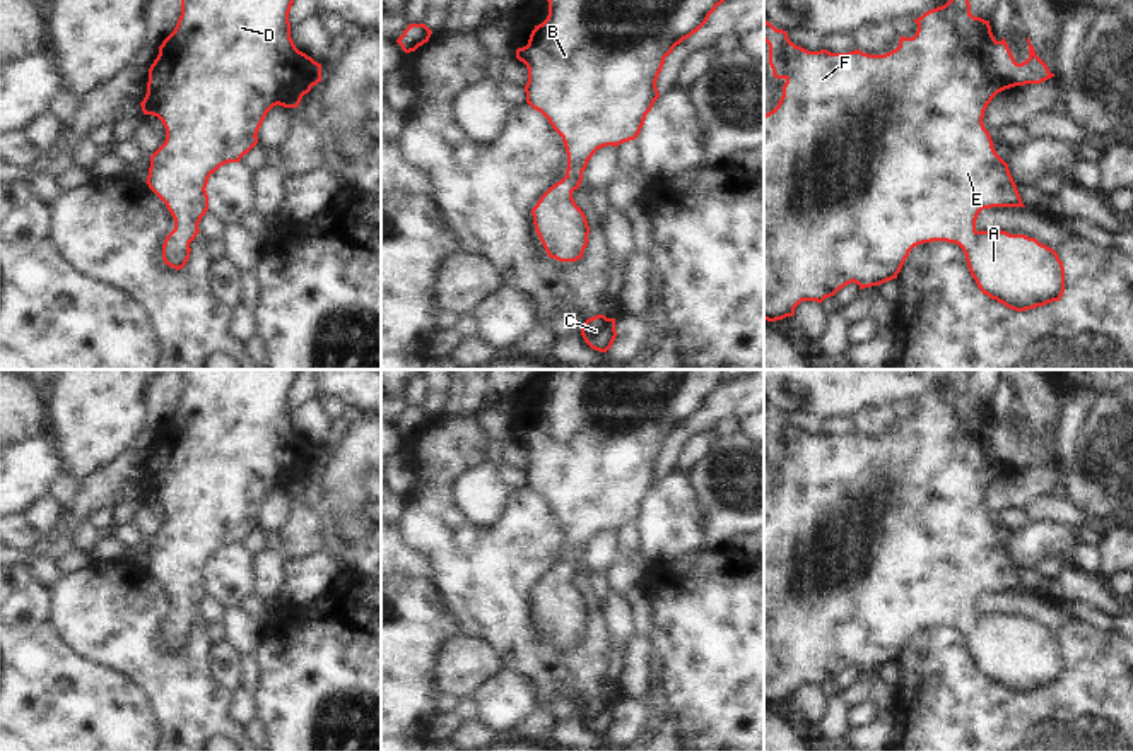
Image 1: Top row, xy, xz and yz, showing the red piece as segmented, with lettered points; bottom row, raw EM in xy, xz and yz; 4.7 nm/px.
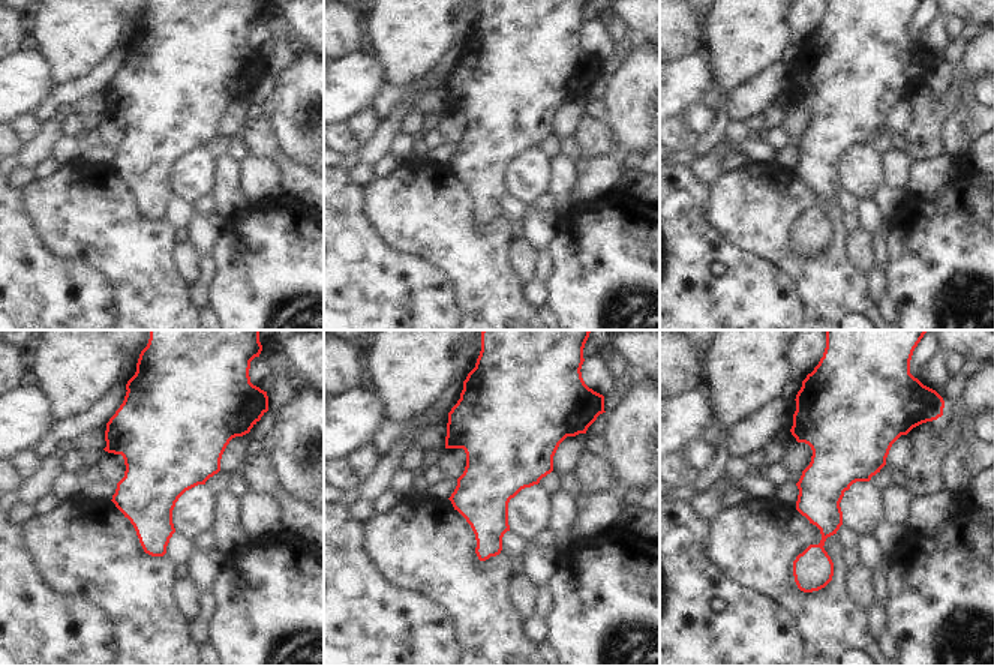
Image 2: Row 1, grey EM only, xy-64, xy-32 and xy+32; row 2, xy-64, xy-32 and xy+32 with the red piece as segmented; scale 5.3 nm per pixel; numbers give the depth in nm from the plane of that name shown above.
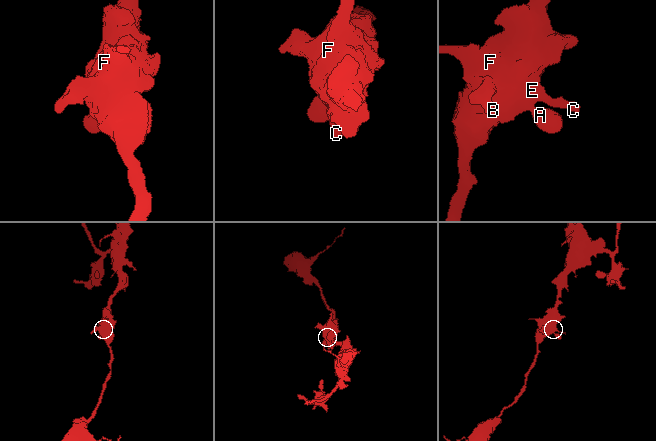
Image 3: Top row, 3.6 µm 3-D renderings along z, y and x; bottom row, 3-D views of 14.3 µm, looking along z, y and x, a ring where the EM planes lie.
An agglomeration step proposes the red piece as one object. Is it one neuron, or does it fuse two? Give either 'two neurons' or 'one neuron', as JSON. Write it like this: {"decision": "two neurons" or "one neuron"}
{"decision": "one neuron"}

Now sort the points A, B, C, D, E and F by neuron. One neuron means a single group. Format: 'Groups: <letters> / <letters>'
Groups: A B C D E F.

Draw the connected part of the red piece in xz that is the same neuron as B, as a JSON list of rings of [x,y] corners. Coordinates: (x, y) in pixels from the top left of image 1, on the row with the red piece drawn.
[[[547,0],[549,15],[535,26],[516,58],[528,68],[526,103],[562,137],[567,169],[531,209],[535,231],[550,258],[576,262],[588,246],[590,226],[572,192],[593,154],[637,139],[660,98],[656,80],[665,58],[697,33],[725,0]]]

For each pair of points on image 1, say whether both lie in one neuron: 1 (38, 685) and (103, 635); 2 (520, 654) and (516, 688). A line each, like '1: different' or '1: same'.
1: different
2: different

